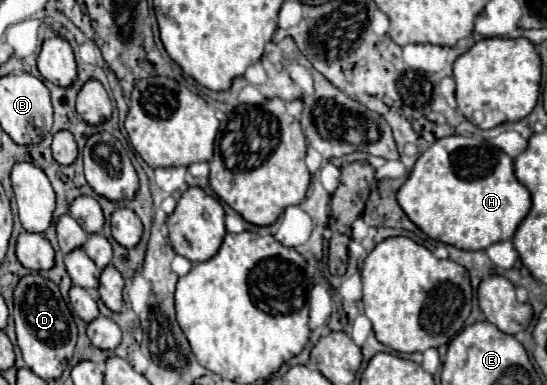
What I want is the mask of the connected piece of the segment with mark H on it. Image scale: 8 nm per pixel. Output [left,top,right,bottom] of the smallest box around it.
[396,136,530,250]

